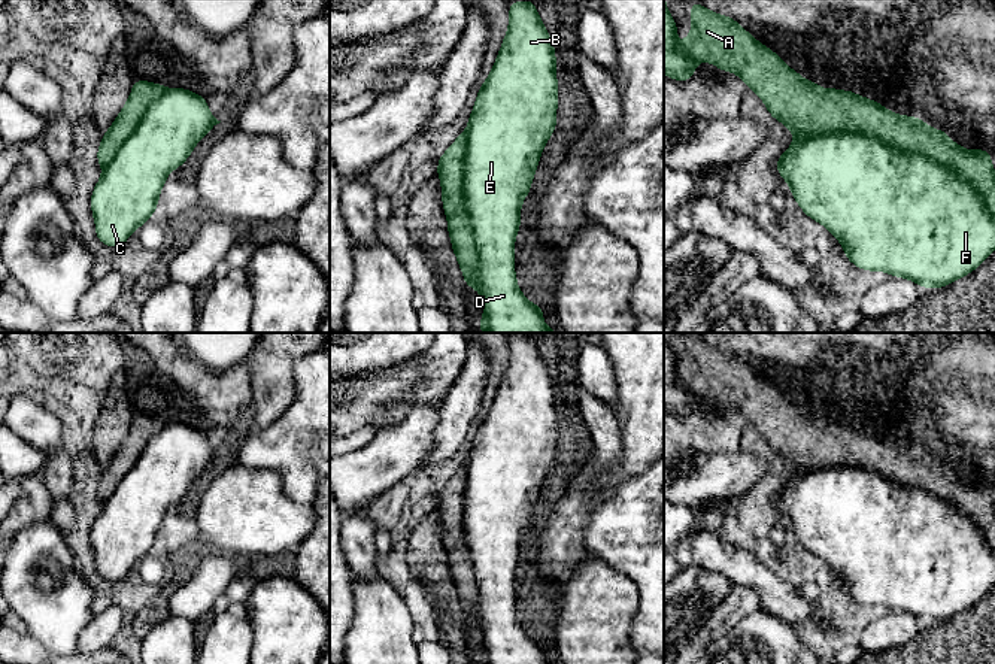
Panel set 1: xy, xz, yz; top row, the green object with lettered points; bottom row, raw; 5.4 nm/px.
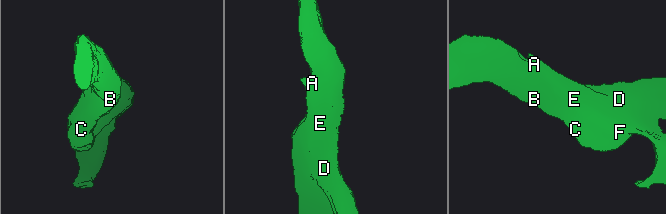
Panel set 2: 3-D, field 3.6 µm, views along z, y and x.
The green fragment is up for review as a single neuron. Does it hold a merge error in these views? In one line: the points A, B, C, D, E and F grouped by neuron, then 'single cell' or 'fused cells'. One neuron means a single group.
groups A / B C D E F; fused cells

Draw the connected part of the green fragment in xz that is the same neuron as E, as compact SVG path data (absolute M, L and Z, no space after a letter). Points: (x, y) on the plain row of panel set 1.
M533 334L512 336L509 361L489 410L479 422L465 463L467 485L464 492L462 527L476 573L479 601L473 622L482 630L483 651L480 664L550 664L543 655L544 643L525 633L515 609L515 574L521 563L521 542L531 525L533 512L544 479L556 463L558 413L552 373Z

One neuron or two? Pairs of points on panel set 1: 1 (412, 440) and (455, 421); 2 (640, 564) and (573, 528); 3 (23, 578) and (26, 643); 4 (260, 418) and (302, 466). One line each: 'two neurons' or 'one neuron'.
1: two neurons
2: two neurons
3: two neurons
4: two neurons

